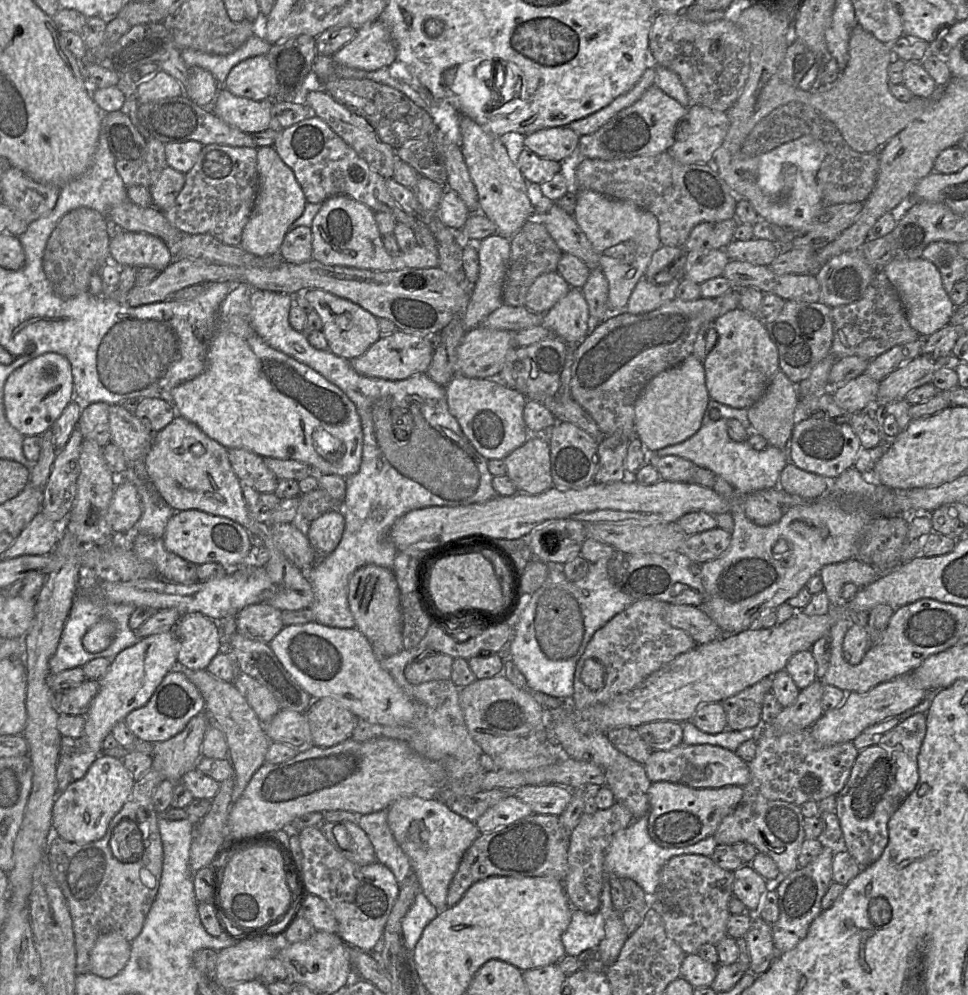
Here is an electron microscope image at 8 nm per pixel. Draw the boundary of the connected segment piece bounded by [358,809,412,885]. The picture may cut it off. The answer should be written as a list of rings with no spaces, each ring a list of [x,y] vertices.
[[[387,809],[363,814],[358,825],[370,838],[377,861],[388,867],[401,885],[412,872],[412,866],[391,832]]]

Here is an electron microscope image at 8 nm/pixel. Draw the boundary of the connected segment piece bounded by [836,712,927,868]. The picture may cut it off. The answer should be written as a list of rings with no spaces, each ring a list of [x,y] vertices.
[[[916,713],[912,716],[906,718],[905,720],[901,721],[896,725],[893,729],[885,733],[882,737],[878,739],[878,741],[871,746],[865,748],[864,750],[860,751],[855,763],[852,767],[850,776],[843,787],[843,789],[836,795],[836,814],[840,821],[840,826],[843,832],[842,835],[842,846],[846,849],[851,856],[856,860],[856,862],[863,868],[871,865],[875,861],[877,861],[883,851],[885,850],[888,841],[889,841],[889,832],[888,832],[888,822],[892,815],[896,812],[902,802],[908,797],[908,795],[914,790],[918,781],[919,781],[919,772],[918,772],[918,754],[920,752],[920,748],[922,742],[924,740],[925,734],[927,731],[927,716],[926,713]]]

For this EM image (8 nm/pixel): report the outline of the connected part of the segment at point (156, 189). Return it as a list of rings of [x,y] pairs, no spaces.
[[[167,166],[149,192],[152,206],[166,211],[173,206],[185,183],[185,174]]]

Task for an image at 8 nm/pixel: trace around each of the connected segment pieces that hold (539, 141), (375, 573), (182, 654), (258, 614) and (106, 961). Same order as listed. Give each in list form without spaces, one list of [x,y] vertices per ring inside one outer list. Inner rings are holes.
[[[568,127],[546,128],[525,136],[524,146],[545,159],[561,162],[578,155],[579,137]]]
[[[373,564],[357,569],[349,579],[348,602],[356,628],[372,643],[376,655],[392,656],[404,649],[400,590],[392,569]]]
[[[200,612],[181,615],[173,632],[178,642],[177,661],[183,667],[206,670],[221,651],[216,621]]]
[[[267,602],[243,608],[235,619],[237,632],[250,640],[264,643],[270,643],[285,626],[282,621],[282,610]]]
[[[118,932],[102,934],[90,955],[90,972],[102,977],[116,976],[130,959],[131,942]]]

